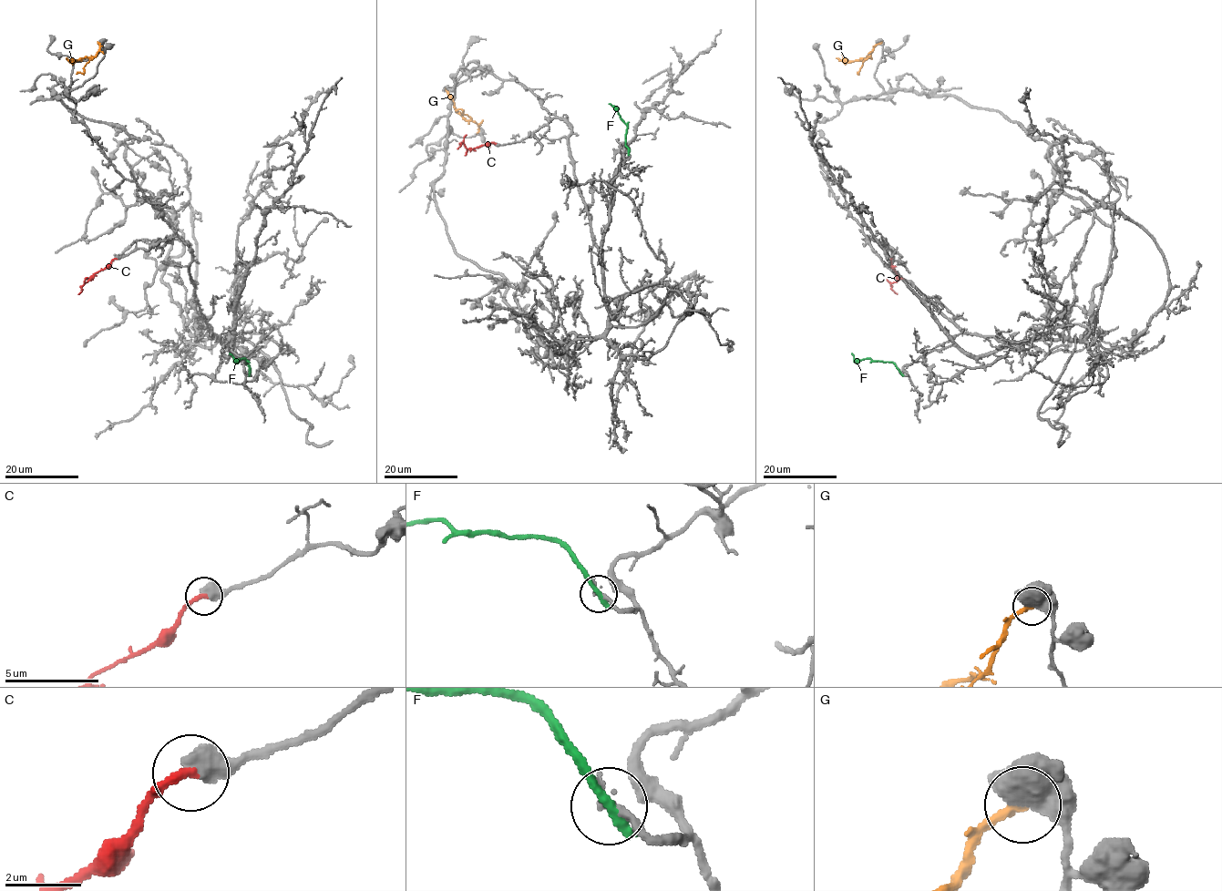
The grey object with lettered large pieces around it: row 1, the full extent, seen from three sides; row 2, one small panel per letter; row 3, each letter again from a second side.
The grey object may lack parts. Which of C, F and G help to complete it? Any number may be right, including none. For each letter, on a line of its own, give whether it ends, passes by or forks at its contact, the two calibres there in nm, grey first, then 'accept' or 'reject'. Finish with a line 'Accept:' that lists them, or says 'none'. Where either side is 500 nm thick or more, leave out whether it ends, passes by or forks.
C: 550 nm thick on the grey side, 220 nm on the other; accept
F: it ends there; 300 nm thick on the grey side, 340 nm on the other; reject
G: 800 nm thick on the grey side, 300 nm on the other; reject
Accept: C

